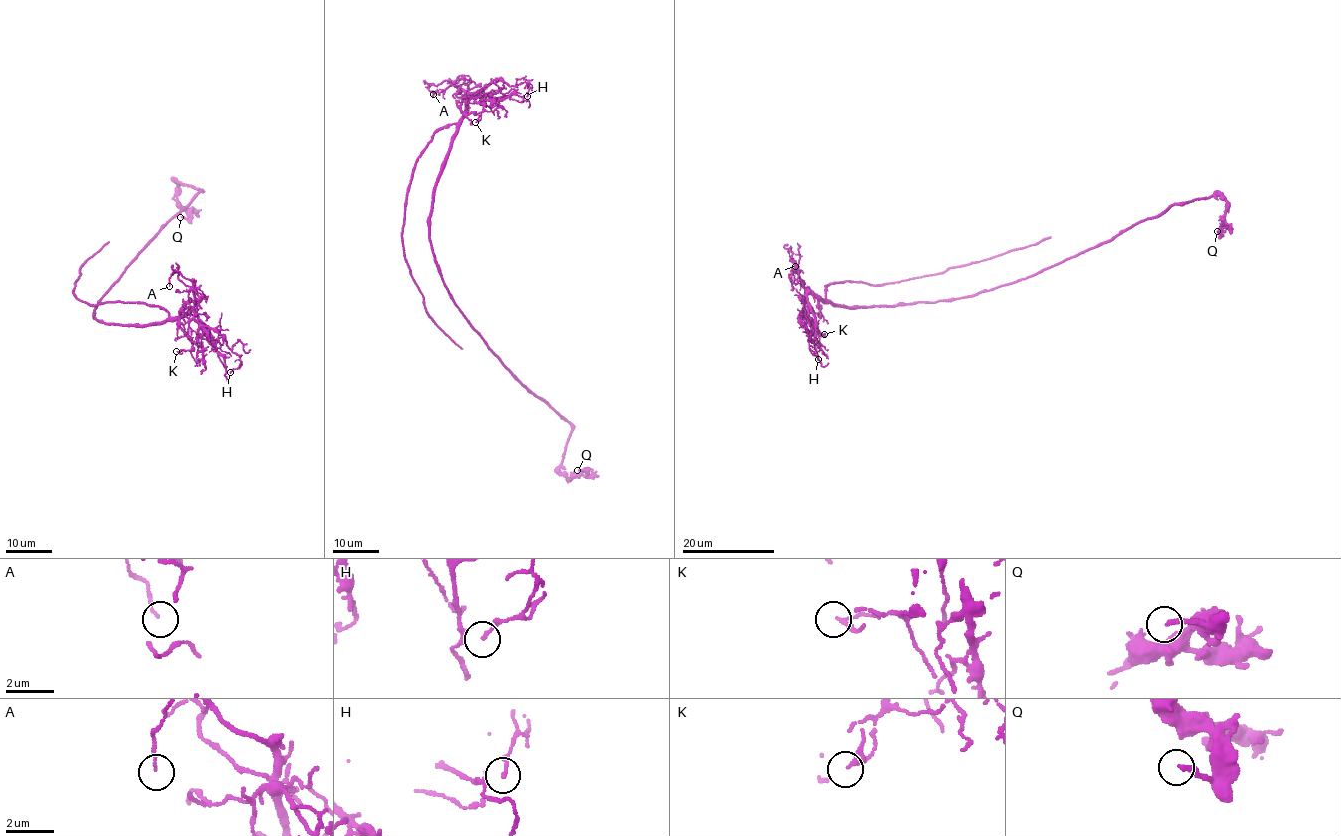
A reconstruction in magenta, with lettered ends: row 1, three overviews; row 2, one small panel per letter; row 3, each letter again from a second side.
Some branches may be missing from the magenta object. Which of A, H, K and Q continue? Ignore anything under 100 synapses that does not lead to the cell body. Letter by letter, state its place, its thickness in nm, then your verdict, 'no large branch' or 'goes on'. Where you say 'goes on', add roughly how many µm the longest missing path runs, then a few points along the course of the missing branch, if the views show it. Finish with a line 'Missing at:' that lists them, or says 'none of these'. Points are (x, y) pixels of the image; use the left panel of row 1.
A: place (169, 286); calibre 90 nm; no large branch
H: place (230, 372); calibre 70 nm; no large branch
K: place (176, 351); calibre 120 nm; no large branch
Q: place (180, 217); calibre 200 nm; no large branch
Missing at: none of these

